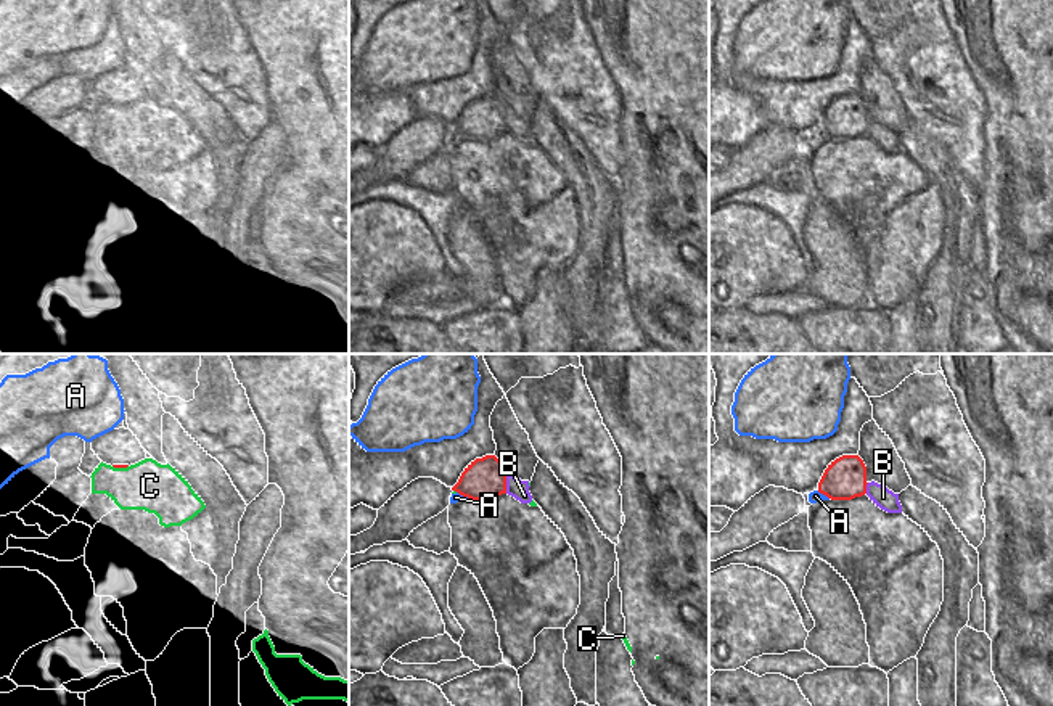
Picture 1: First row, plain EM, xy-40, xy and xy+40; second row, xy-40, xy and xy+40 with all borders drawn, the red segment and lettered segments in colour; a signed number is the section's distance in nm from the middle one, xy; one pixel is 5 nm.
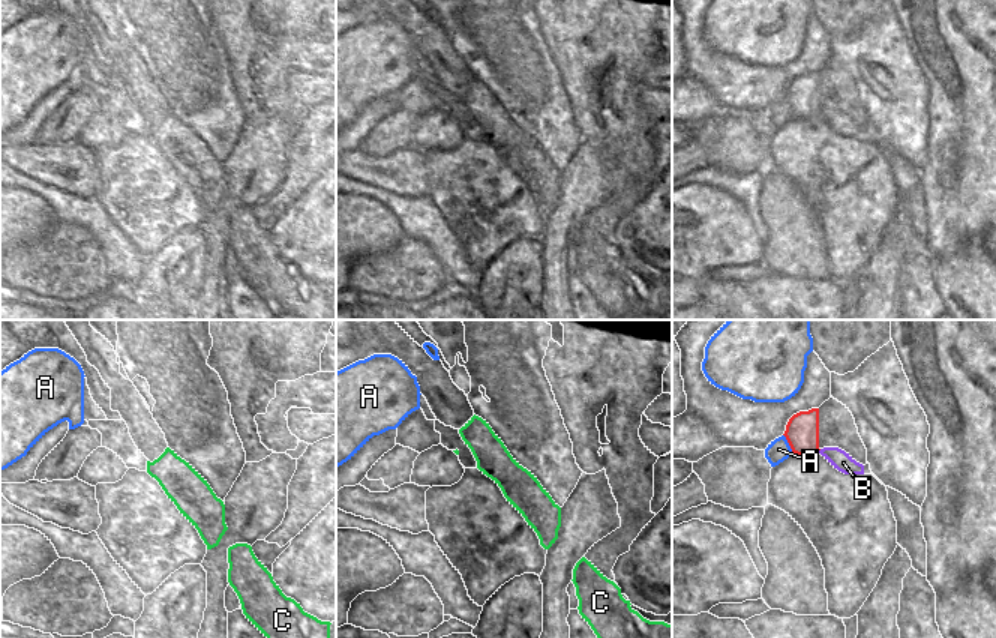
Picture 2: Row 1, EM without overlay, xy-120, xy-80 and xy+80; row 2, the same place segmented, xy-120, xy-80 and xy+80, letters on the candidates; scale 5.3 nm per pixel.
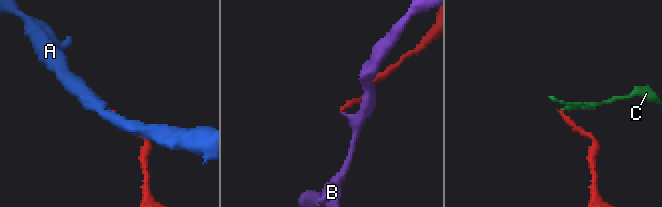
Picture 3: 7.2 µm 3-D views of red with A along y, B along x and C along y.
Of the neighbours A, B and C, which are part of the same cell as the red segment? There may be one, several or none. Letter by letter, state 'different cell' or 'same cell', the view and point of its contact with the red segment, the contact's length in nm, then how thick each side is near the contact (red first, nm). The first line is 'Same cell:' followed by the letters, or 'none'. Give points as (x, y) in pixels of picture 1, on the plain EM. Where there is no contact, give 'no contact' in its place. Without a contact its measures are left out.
Same cell: none
A: different cell; meets red in xy+40 at (823, 134); contact 80 nm long; 200 nm thick on the red side, 60 nm on the other
B: different cell; meets red in xy at (505, 123); contact 110 nm long; 200 nm thick on the red side, 100 nm on the other
C: different cell; meets red in xy-40 at (121, 106); contact 80 nm long; 20 nm thick on the red side, 240 nm on the other

